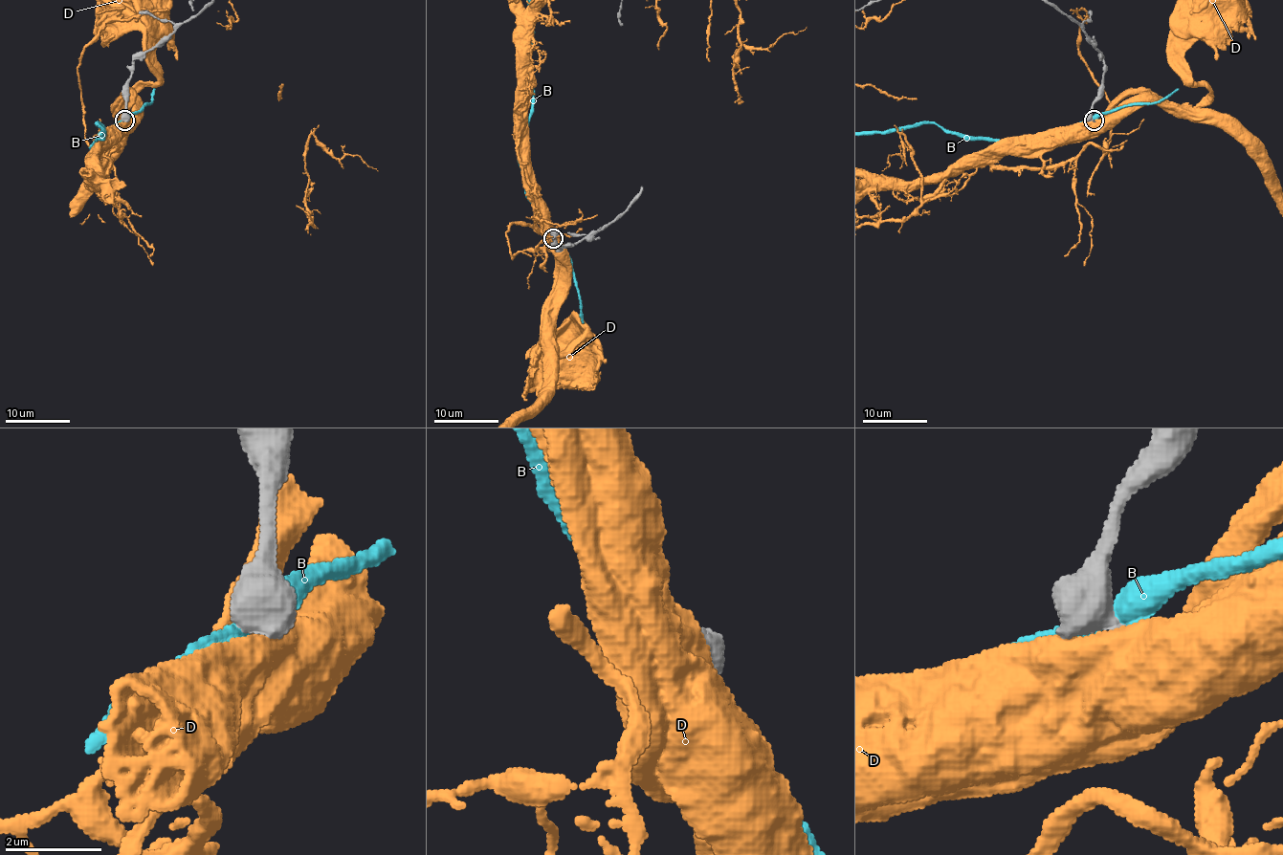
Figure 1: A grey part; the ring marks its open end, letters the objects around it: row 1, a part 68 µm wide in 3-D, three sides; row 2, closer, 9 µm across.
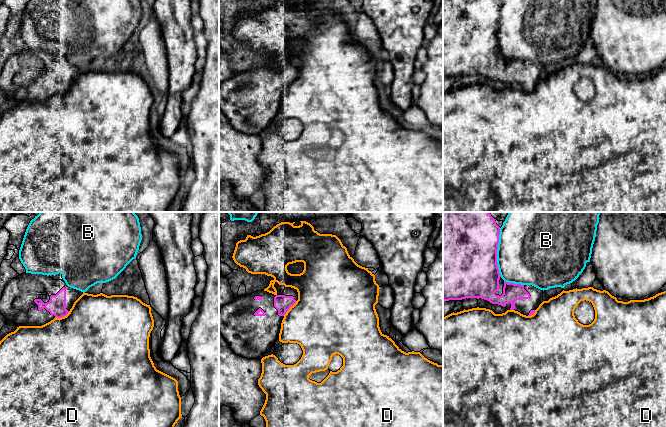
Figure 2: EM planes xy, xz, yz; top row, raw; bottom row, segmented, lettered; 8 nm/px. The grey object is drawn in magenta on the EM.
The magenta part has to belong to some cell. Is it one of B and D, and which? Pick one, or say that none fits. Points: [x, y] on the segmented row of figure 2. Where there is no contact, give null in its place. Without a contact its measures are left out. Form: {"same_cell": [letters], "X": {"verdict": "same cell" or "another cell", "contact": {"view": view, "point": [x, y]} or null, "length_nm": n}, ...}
{"same_cell": [], "B": {"verdict": "another cell", "contact": {"view": "yz", "point": [496, 252]}, "length_nm": 400}, "D": {"verdict": "another cell", "contact": {"view": "xz", "point": [289, 308]}, "length_nm": 160}}

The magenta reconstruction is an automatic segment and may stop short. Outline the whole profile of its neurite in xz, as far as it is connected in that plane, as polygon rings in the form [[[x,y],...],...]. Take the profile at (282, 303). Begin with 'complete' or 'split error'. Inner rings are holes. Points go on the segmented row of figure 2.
split error; [[[285,287],[281,295],[260,290],[235,298],[219,310],[219,333],[236,355],[247,359],[262,359],[273,354],[284,315],[297,300],[298,292],[291,287]]]

